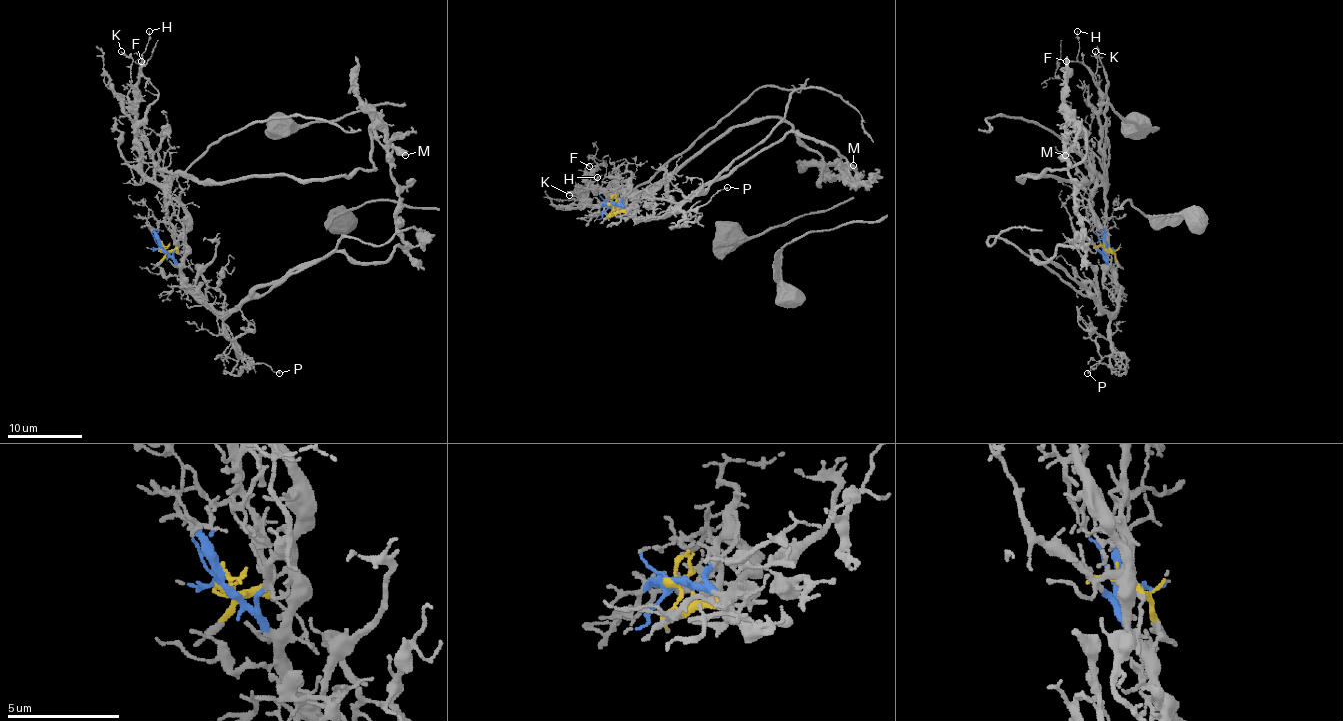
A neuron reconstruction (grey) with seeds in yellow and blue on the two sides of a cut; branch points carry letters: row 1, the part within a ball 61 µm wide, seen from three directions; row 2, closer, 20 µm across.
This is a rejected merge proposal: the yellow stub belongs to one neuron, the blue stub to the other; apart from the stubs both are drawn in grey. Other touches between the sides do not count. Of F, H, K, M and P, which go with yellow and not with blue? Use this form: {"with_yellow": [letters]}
{"with_yellow": ["F", "H", "K", "M"]}

